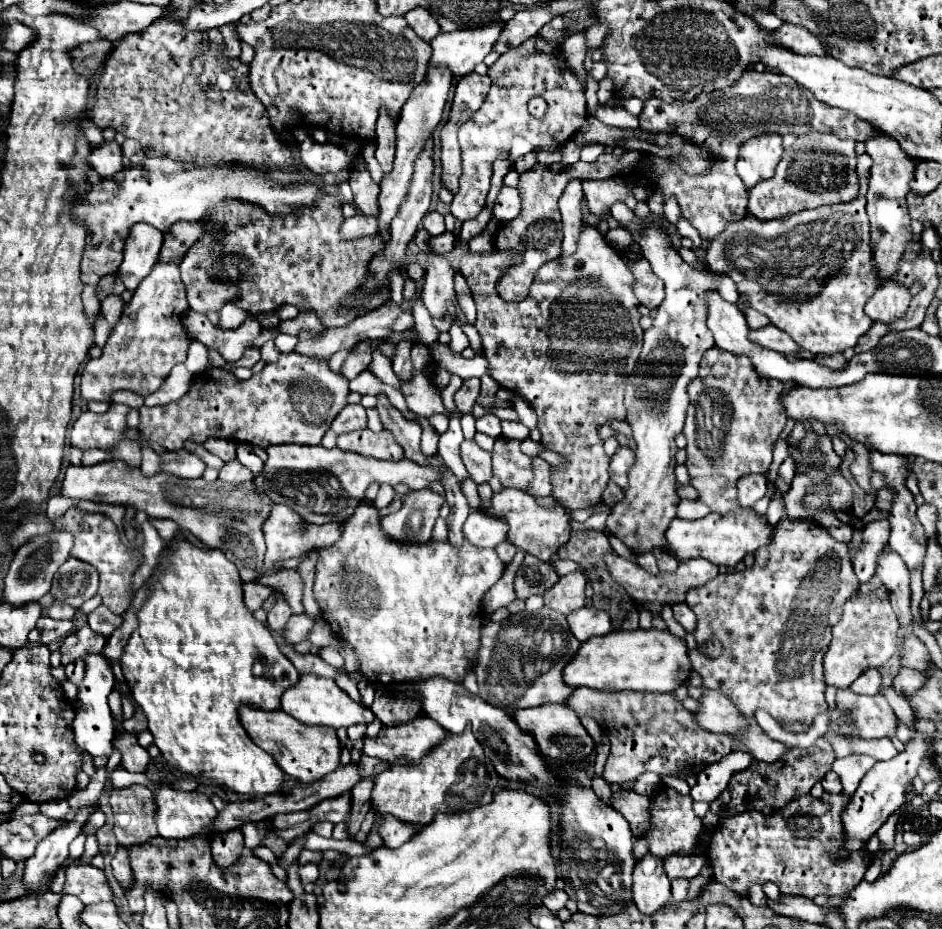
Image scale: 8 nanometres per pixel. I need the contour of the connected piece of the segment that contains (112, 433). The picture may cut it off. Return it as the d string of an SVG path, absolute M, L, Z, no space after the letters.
M112 405L110 411L98 415L92 411L82 413L72 431L70 431L70 441L78 449L102 449L102 451L112 451L112 447L124 439L124 429L126 429L126 415L130 407L126 405Z

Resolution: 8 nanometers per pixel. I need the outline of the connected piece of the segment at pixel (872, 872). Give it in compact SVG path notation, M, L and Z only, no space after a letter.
M880 849L876 852L876 854L875 854L876 859L875 859L874 863L869 867L869 869L867 870L867 872L864 875L864 879L870 883L874 882L880 875L881 858L882 858L884 852L885 852L884 849Z

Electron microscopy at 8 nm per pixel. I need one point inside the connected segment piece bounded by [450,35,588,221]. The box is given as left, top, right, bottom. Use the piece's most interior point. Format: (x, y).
(536, 68)

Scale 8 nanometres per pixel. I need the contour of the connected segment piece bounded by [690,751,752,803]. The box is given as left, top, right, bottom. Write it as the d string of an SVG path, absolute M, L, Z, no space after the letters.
M732 751L724 755L724 759L704 767L696 775L696 785L692 787L690 797L694 801L712 803L728 787L732 775L736 775L736 771L746 771L750 763L752 763L752 755L746 751Z

